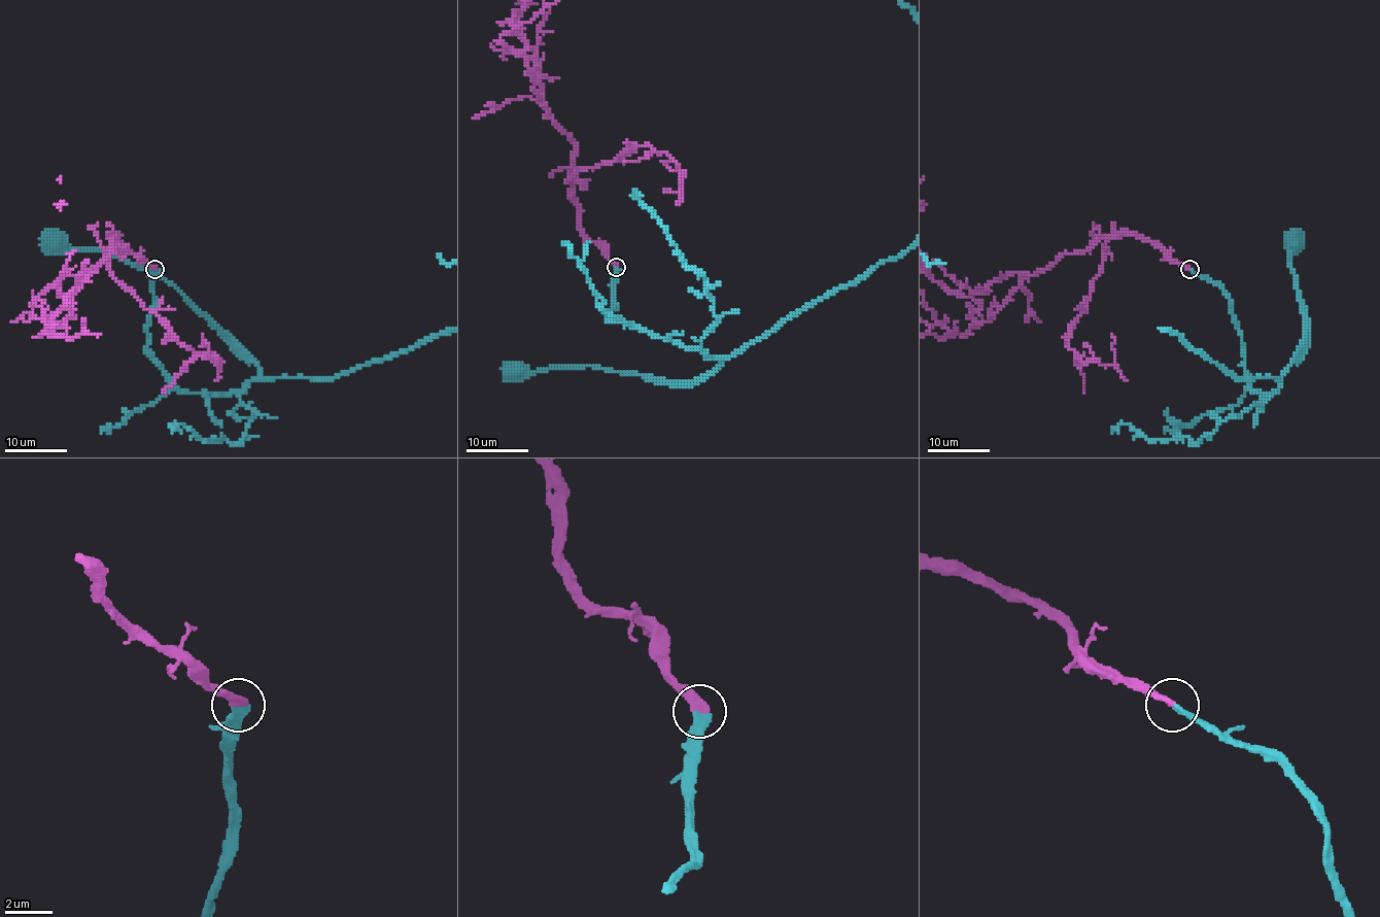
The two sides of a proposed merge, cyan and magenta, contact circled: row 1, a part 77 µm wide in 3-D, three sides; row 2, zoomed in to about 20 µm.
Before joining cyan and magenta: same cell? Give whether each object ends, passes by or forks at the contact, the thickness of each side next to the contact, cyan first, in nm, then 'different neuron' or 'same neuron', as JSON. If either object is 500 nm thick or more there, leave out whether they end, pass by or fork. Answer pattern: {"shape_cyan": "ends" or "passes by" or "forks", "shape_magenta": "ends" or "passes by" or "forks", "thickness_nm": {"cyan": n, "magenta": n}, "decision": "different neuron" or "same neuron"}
{"shape_cyan": "ends", "shape_magenta": "ends", "thickness_nm": {"cyan": 320, "magenta": 360}, "decision": "same neuron"}

